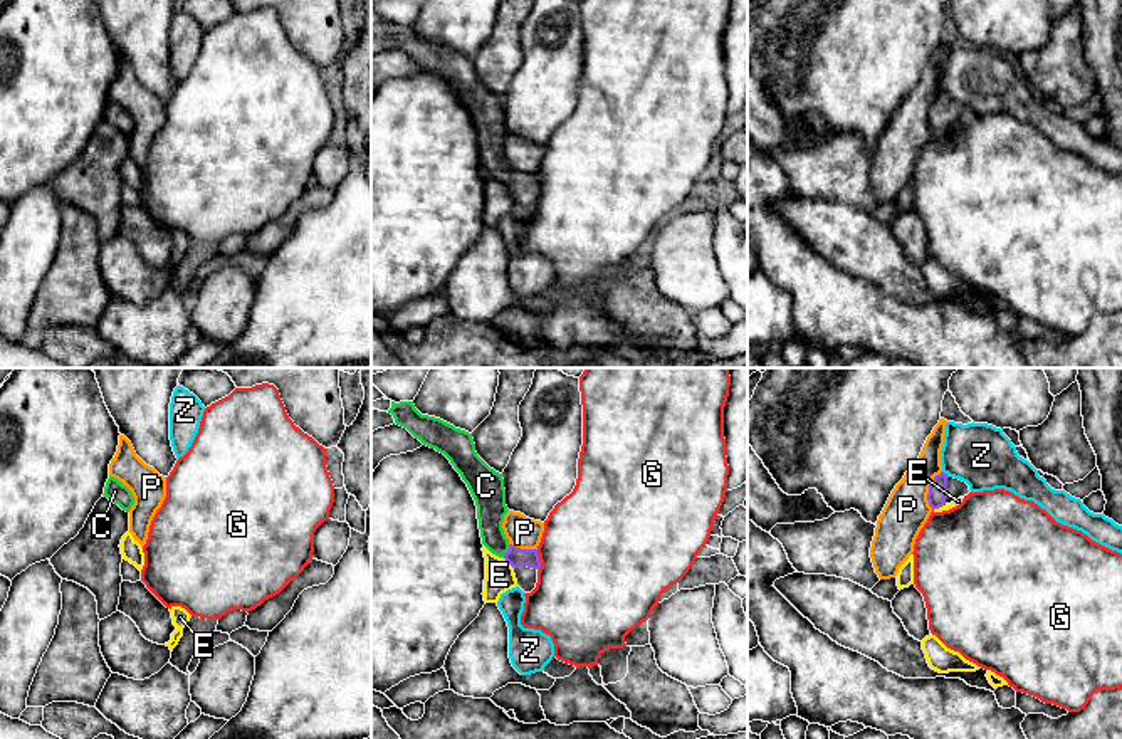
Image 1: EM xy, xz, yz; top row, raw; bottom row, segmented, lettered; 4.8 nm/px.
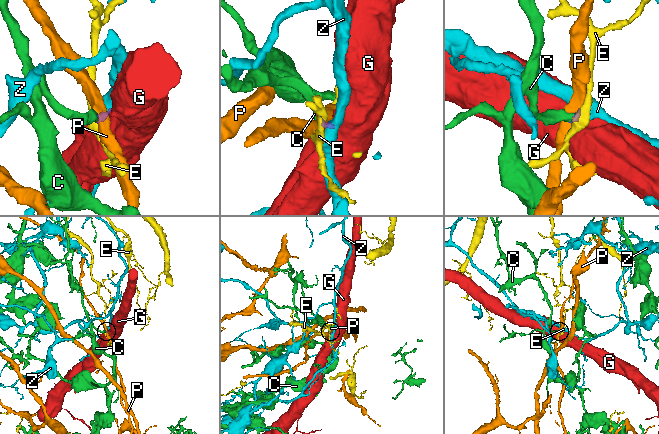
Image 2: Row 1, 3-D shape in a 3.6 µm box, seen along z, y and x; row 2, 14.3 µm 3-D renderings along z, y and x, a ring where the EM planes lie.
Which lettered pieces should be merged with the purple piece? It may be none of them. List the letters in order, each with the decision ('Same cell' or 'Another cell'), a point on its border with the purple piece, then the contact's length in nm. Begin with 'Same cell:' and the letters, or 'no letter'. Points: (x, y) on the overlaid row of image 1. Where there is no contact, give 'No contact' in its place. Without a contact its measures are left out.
Same cell: C
C: Same cell. Touches purple at xz (508, 551). Shared border 70 nm
E: Another cell. Touches purple at xz (509, 563). Shared border 80 nm
G: Another cell. Touches purple at xz (540, 561). Shared border 110 nm
P: Another cell. Touches purple at yz (929, 489). Shared border 190 nm
Z: Another cell. Touches purple at yz (946, 474). Shared border 40 nm

